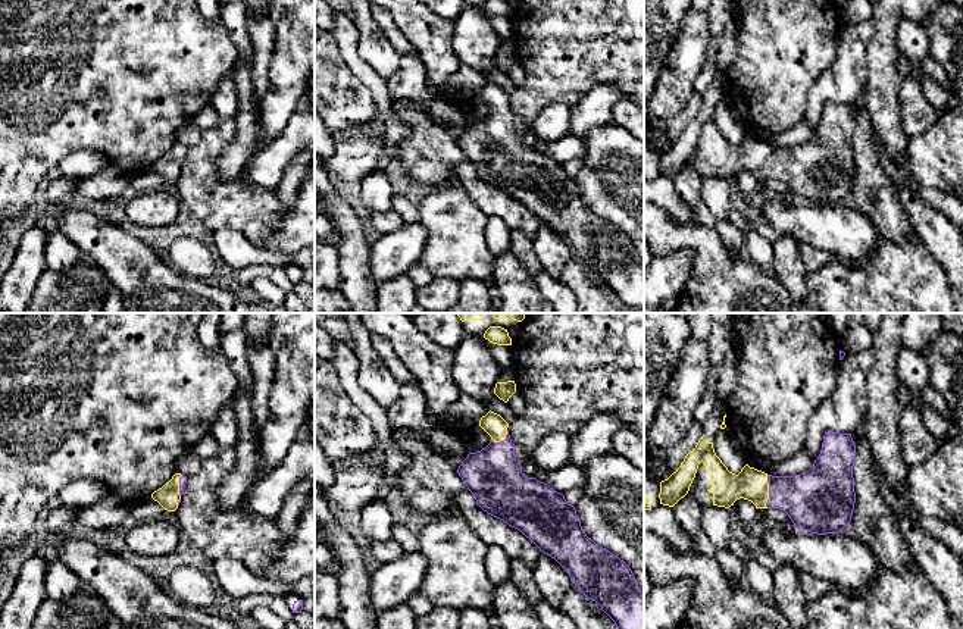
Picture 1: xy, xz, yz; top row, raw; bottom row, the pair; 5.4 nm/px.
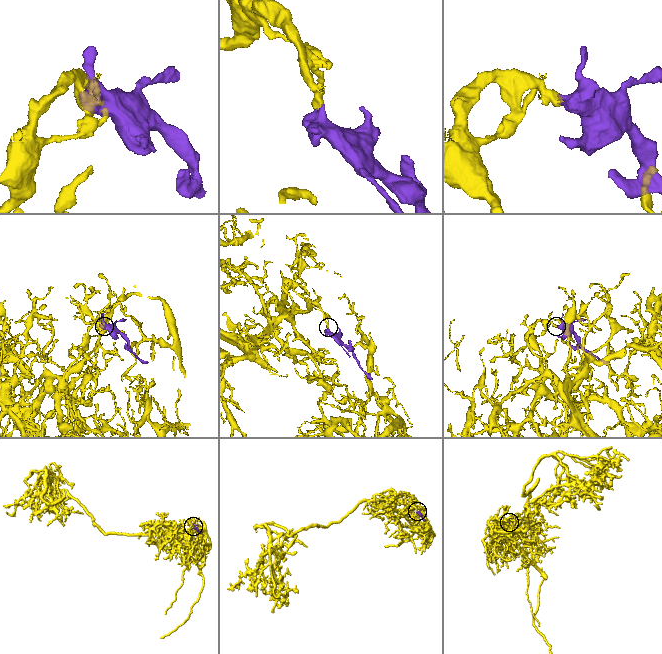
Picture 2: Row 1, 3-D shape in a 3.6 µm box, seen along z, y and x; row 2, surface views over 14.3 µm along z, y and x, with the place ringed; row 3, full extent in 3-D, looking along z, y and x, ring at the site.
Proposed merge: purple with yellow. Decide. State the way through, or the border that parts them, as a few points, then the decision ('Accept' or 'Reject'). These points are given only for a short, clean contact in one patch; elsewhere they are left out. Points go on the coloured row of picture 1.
Path across: yz (813, 500), (788, 493), (769, 491), (750, 484). Accept

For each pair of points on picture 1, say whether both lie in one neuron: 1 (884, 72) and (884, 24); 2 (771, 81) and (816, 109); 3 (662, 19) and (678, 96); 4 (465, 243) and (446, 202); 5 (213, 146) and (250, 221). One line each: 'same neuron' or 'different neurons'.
1: same neuron
2: different neurons
3: different neurons
4: same neuron
5: same neuron

